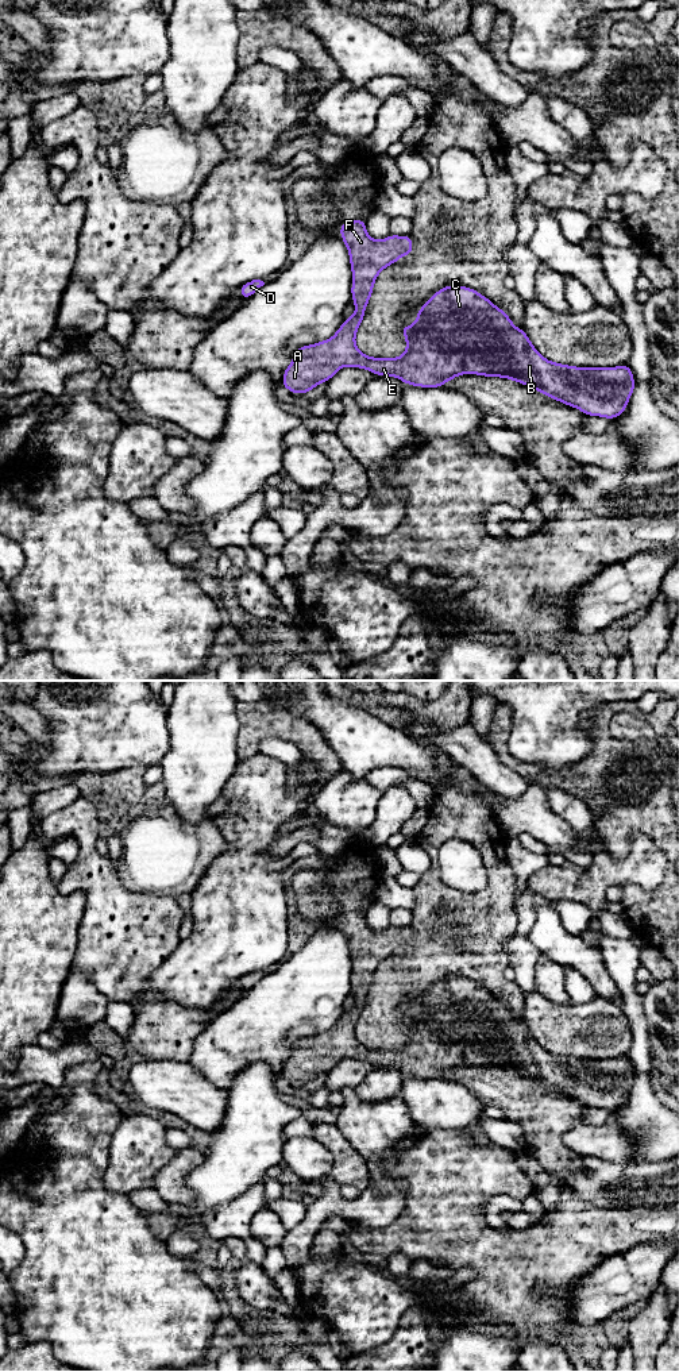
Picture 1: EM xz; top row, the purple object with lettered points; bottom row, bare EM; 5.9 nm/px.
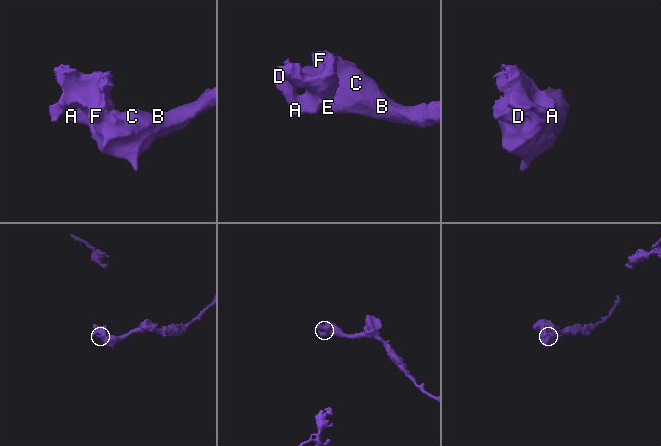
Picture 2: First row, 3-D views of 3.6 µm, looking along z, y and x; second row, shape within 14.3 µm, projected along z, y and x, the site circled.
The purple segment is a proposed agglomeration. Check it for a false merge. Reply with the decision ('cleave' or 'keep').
keep

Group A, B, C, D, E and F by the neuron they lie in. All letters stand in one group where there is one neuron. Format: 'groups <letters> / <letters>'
groups A B C D E F

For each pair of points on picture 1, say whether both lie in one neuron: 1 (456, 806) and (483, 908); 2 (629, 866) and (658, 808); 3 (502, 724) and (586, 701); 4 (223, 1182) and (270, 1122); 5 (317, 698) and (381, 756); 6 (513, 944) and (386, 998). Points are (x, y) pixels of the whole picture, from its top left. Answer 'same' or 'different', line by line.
1: same
2: different
3: different
4: same
5: same
6: different

